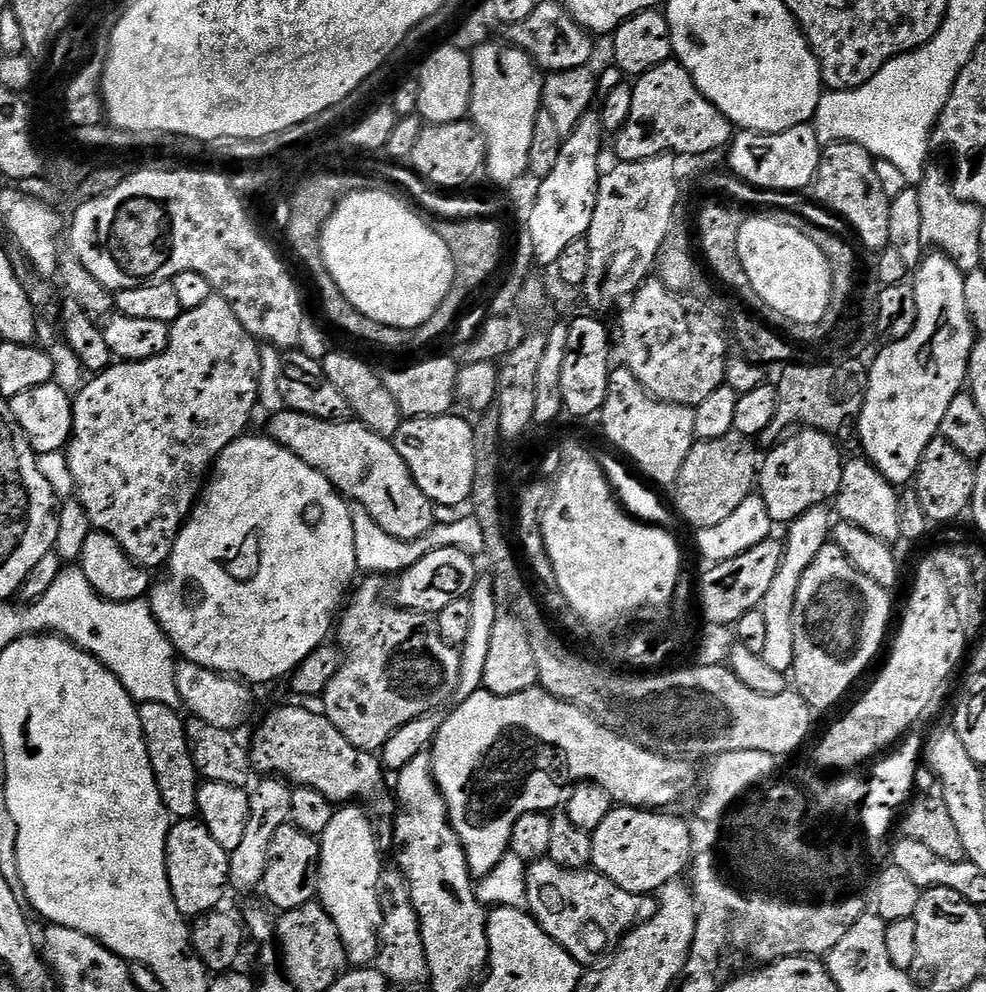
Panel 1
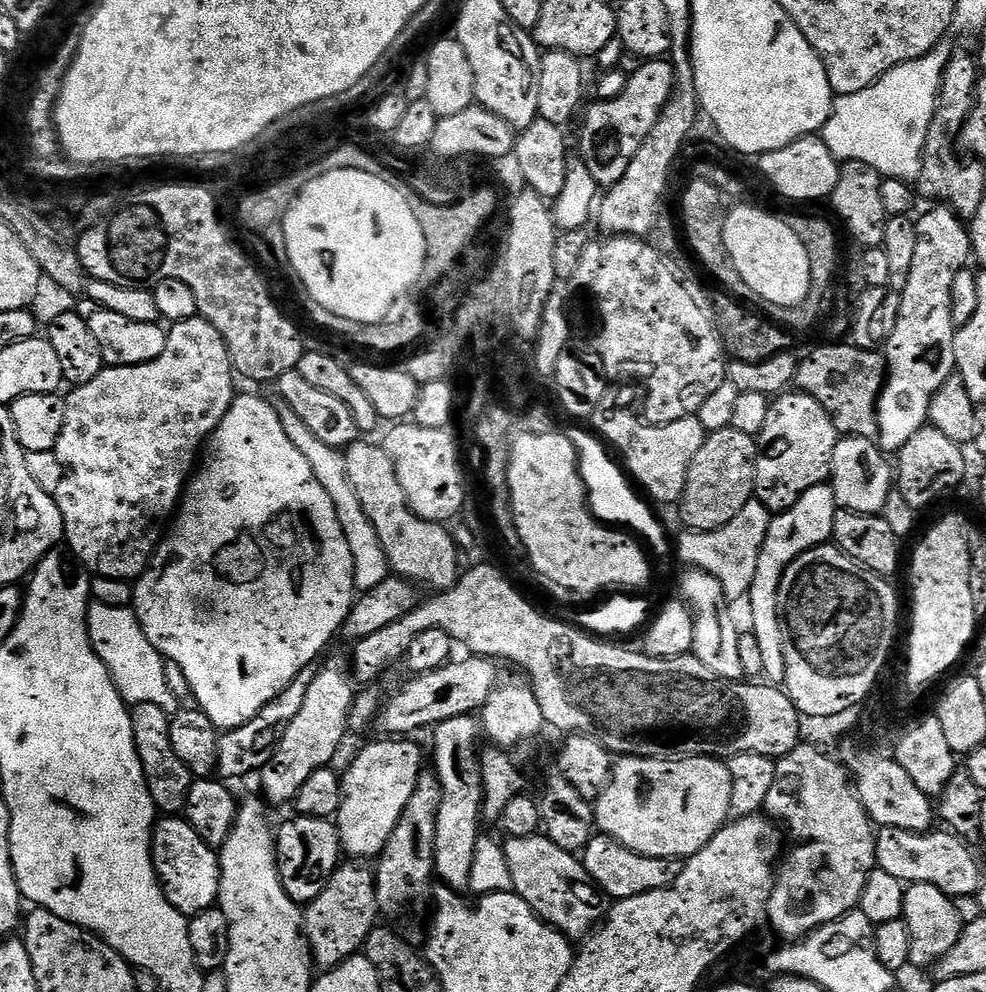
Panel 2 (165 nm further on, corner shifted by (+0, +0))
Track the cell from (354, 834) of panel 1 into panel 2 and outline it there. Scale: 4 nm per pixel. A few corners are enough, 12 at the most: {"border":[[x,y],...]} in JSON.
{"border":[[376,739],[340,781],[341,849],[379,857],[426,760]]}

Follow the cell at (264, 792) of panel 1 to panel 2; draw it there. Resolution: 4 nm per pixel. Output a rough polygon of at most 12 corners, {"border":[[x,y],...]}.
{"border":[[326,660],[258,773],[291,805],[349,735],[349,661]]}

